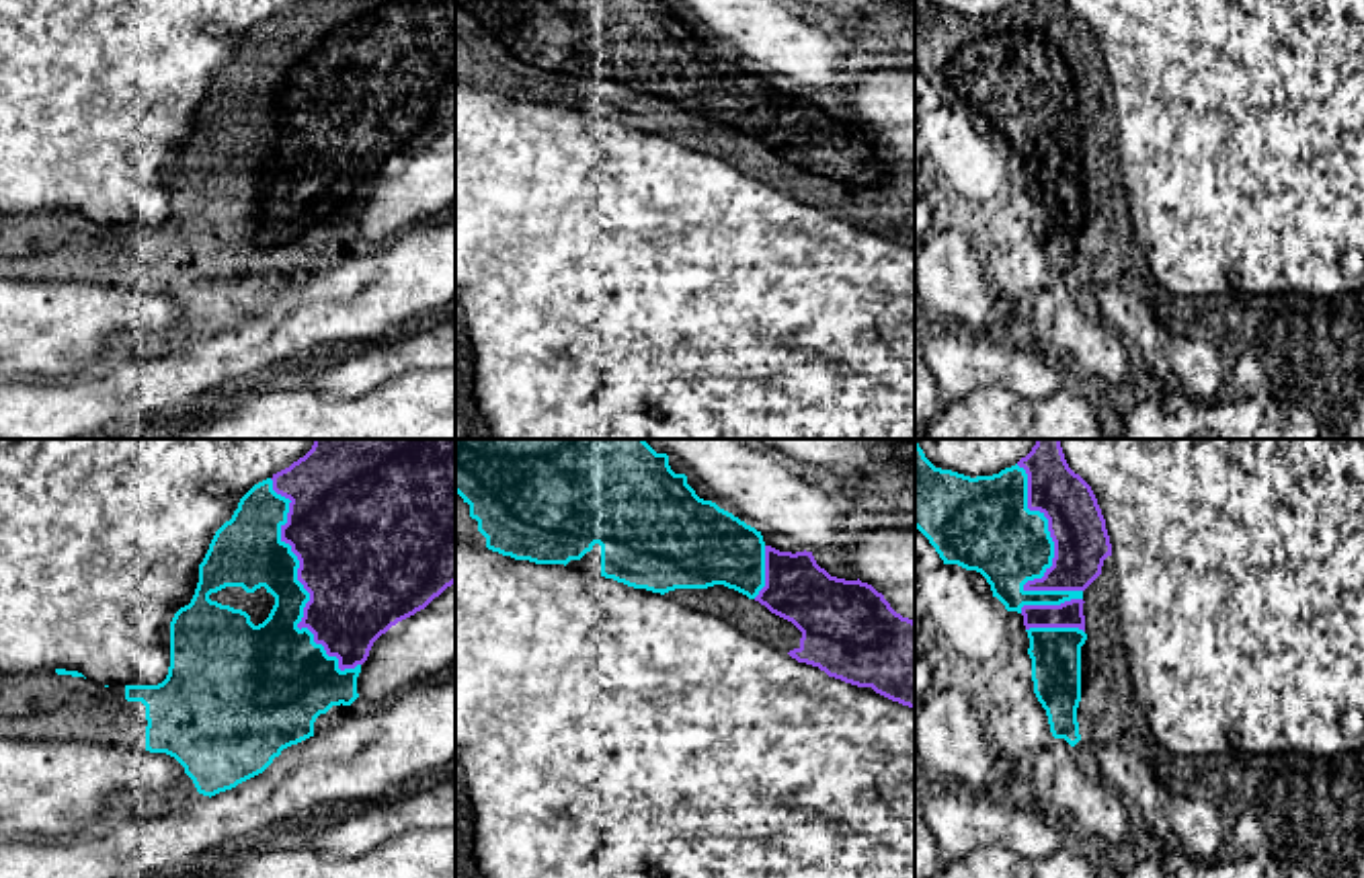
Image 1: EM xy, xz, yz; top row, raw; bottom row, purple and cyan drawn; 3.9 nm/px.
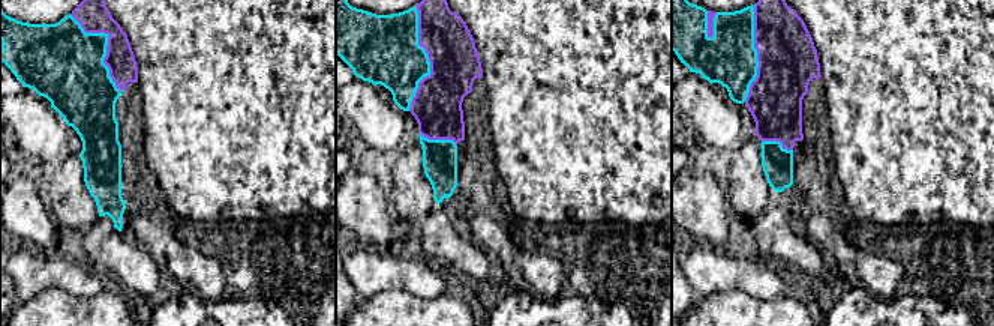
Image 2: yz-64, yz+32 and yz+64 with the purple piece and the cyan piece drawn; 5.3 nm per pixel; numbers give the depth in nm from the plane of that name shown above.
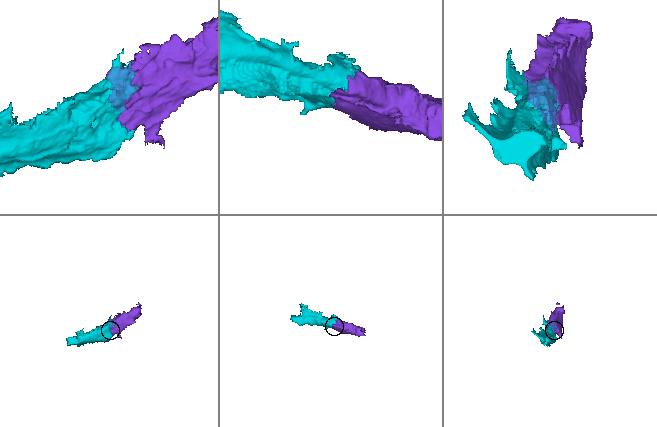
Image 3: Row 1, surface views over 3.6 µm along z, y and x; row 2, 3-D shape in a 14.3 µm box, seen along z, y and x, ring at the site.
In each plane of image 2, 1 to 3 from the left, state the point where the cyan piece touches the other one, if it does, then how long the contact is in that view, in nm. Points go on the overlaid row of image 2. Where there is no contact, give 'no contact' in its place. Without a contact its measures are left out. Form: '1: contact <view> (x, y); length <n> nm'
1: contact yz-64 (108, 44); length 500 nm
2: contact yz+32 (428, 56); length 550 nm
3: contact yz+64 (757, 53); length 500 nm

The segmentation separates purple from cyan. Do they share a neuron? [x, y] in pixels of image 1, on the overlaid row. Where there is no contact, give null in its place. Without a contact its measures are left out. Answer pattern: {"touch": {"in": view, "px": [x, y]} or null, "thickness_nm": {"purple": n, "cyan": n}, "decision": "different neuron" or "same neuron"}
{"touch": {"in": "xy", "px": [302, 583]}, "thickness_nm": {"purple": 480, "cyan": 280}, "decision": "same neuron"}

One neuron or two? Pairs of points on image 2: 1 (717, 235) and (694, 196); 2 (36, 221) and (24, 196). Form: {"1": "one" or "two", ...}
{"1": "one", "2": "one"}

